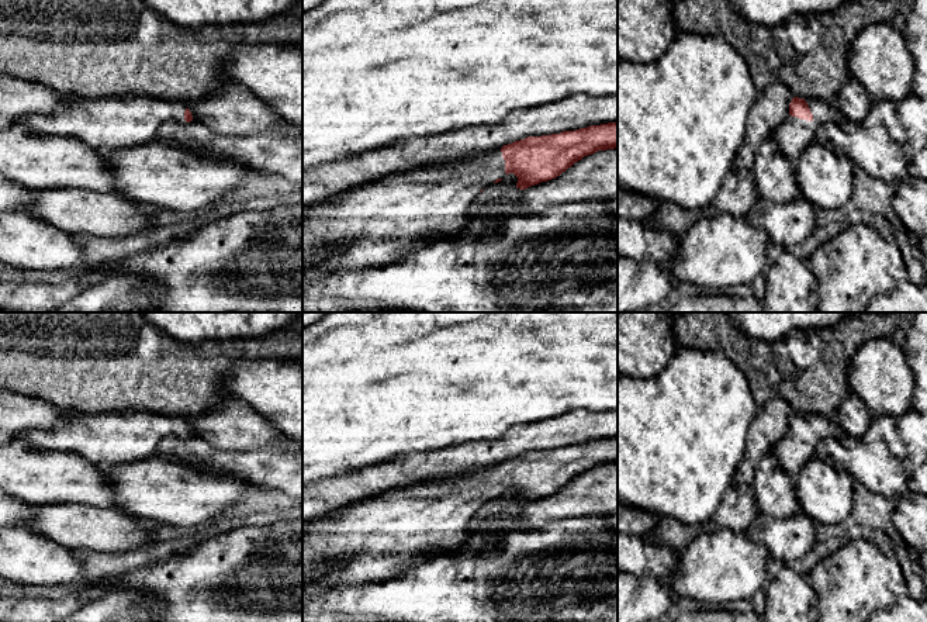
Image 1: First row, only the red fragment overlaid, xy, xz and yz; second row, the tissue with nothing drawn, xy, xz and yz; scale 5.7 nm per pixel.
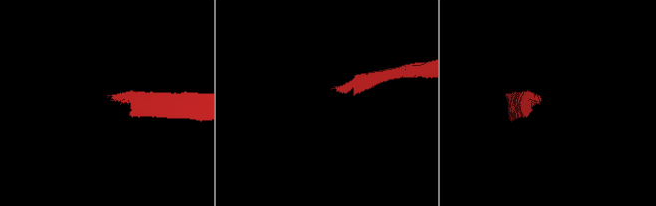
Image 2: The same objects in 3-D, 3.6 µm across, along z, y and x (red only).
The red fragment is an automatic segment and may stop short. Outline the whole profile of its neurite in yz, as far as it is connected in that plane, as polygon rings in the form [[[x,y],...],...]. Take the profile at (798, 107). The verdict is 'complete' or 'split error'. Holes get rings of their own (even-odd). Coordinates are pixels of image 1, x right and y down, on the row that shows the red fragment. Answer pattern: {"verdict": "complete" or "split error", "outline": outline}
{"verdict": "split error", "outline": [[[793,97],[789,115],[776,128],[772,138],[786,158],[795,160],[812,142],[816,132],[826,122],[841,122],[841,114],[830,104],[817,103],[814,99]]]}

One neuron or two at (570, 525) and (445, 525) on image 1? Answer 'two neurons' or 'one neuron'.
two neurons

